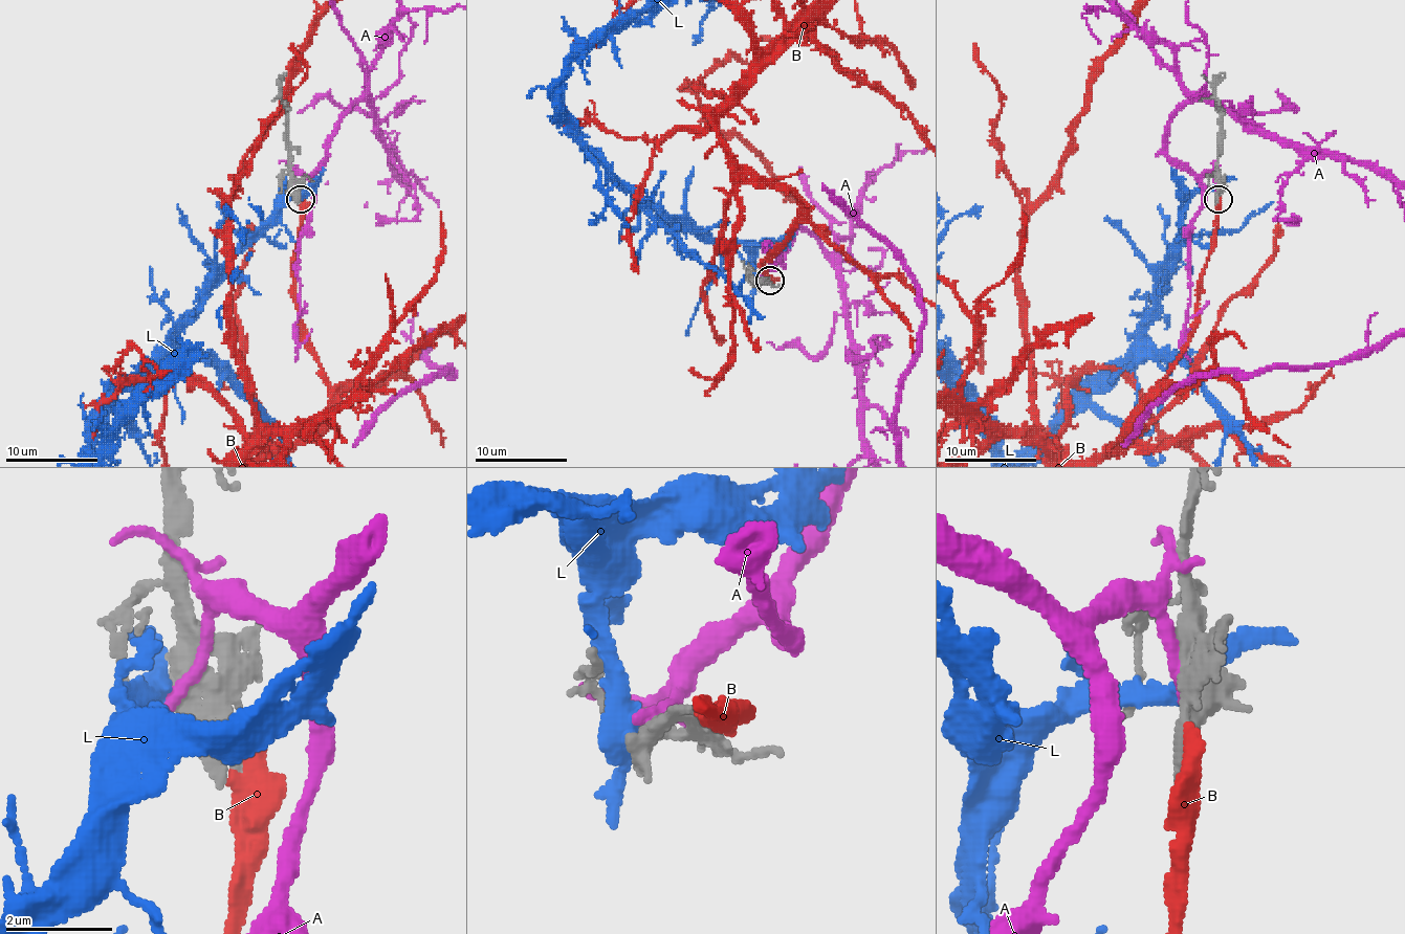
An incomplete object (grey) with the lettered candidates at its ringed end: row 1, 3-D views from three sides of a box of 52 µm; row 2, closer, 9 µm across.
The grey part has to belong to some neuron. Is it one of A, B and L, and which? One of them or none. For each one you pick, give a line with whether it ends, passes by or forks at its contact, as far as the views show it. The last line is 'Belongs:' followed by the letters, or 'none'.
B: it ends
Belongs: B

